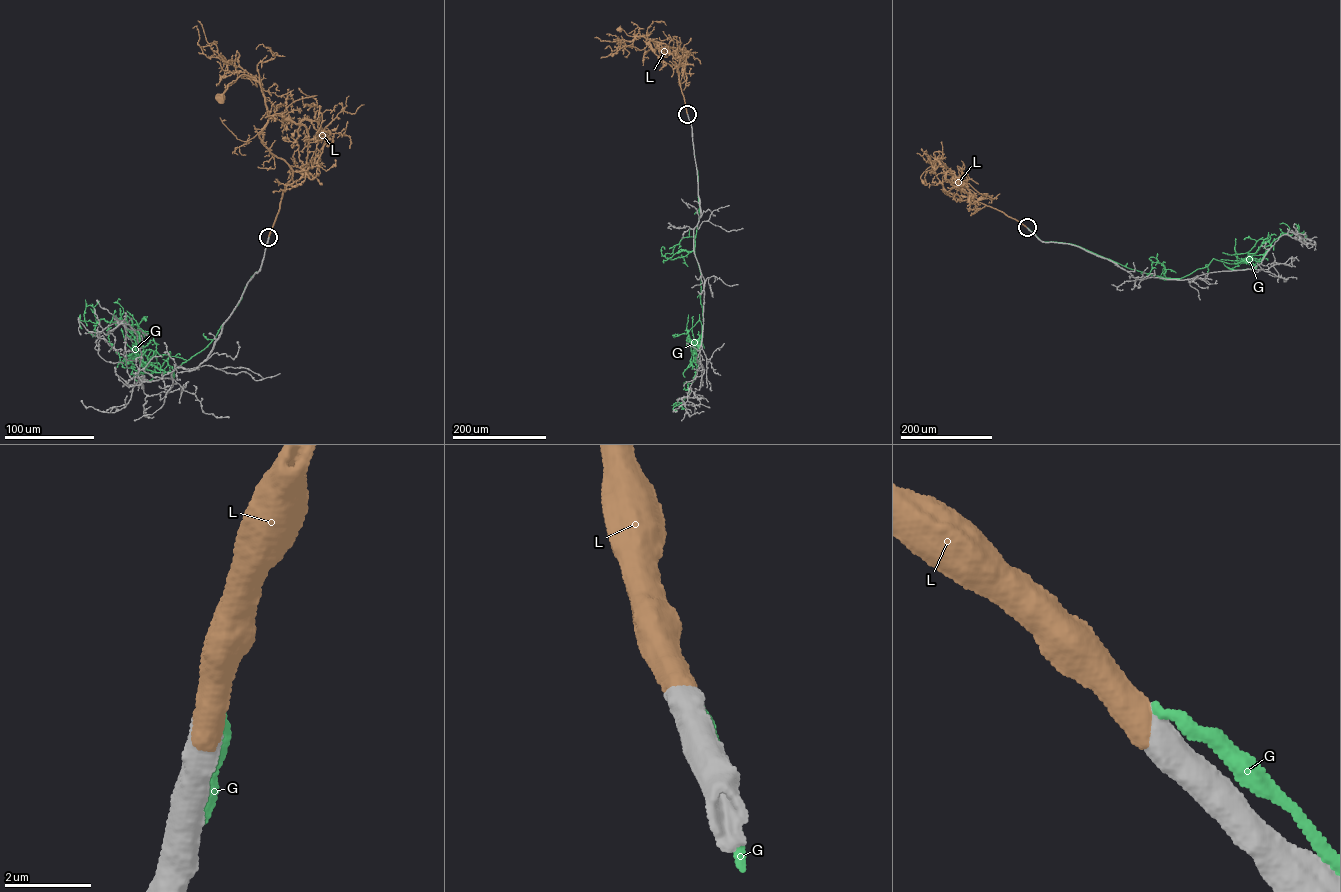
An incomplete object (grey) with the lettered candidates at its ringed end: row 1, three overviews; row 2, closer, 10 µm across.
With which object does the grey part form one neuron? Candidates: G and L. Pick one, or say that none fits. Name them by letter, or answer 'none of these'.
L

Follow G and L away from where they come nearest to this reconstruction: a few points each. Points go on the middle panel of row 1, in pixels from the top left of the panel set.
G: (687, 114), (698, 177), (694, 253), (703, 325), (693, 381), (687, 384), (688, 396), (677, 402)
L: (687, 114), (677, 67), (652, 51), (649, 40), (628, 35), (620, 26), (620, 29)

